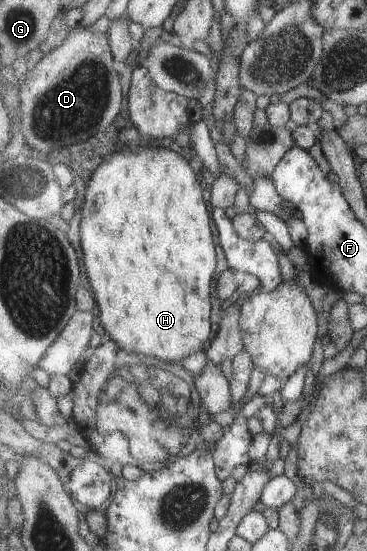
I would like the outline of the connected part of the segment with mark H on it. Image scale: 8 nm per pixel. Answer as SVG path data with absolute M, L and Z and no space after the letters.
M127 144L129 150L111 154L103 166L99 168L99 174L95 174L95 178L91 180L89 186L89 196L87 196L87 204L85 204L85 220L83 220L83 246L85 246L85 264L91 276L91 282L95 286L95 290L99 292L99 302L103 306L103 320L107 322L109 332L113 334L112 340L119 342L123 350L137 354L147 354L147 356L155 356L161 358L165 362L181 362L183 358L191 356L197 350L204 350L205 346L210 344L209 338L213 334L213 308L215 308L215 276L217 276L217 266L219 266L219 254L217 254L217 244L215 244L215 232L213 232L213 219L209 206L205 202L203 196L203 186L201 186L201 178L197 176L197 172L193 169L190 162L183 155L176 152L172 148L135 145L137 150L131 150L131 144Z

